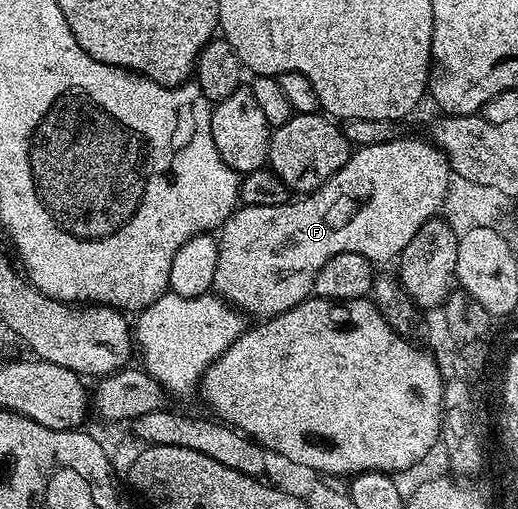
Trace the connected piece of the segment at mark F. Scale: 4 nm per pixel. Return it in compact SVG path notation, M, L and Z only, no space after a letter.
M396 135L373 146L355 148L351 157L329 182L302 198L292 198L277 206L236 207L223 223L217 239L219 257L214 280L214 291L228 304L242 310L248 317L280 316L312 295L317 270L333 258L333 254L352 252L372 262L394 261L413 242L413 234L440 215L444 207L447 181L453 173L447 155L430 139L419 136Z

